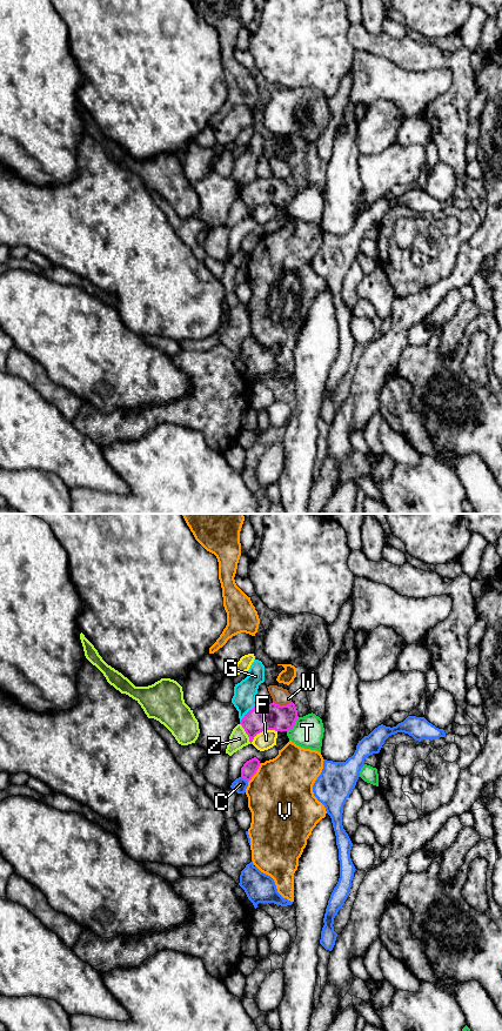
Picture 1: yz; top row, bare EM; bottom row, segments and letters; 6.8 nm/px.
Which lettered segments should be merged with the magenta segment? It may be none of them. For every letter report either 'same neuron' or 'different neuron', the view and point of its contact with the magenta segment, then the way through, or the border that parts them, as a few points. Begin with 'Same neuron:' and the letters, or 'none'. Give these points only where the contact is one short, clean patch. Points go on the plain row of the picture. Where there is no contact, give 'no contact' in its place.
Same neuron: none
C: different neuron; contact yz (245, 252); border yz (241, 249), (247, 255)
F: different neuron; contact yz (262, 203)
G: different neuron; contact yz (247, 186)
T: different neuron; contact yz (294, 196); border yz (299, 191), (287, 205)
V: different neuron; contact yz (255, 246)
W: different neuron; contact yz (282, 179); border yz (273, 174), (279, 178), (288, 178), (290, 175)
Z: different neuron; contact yz (246, 206)

